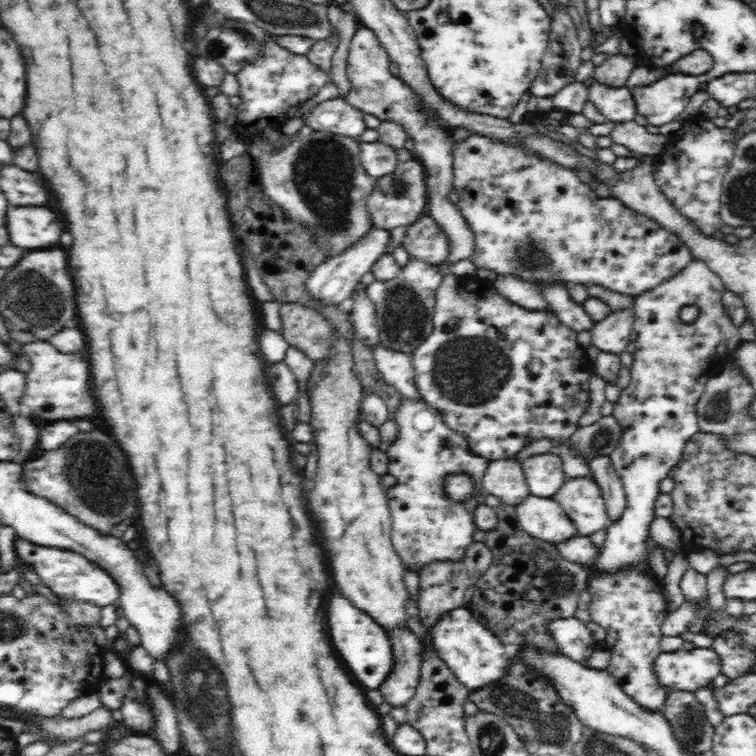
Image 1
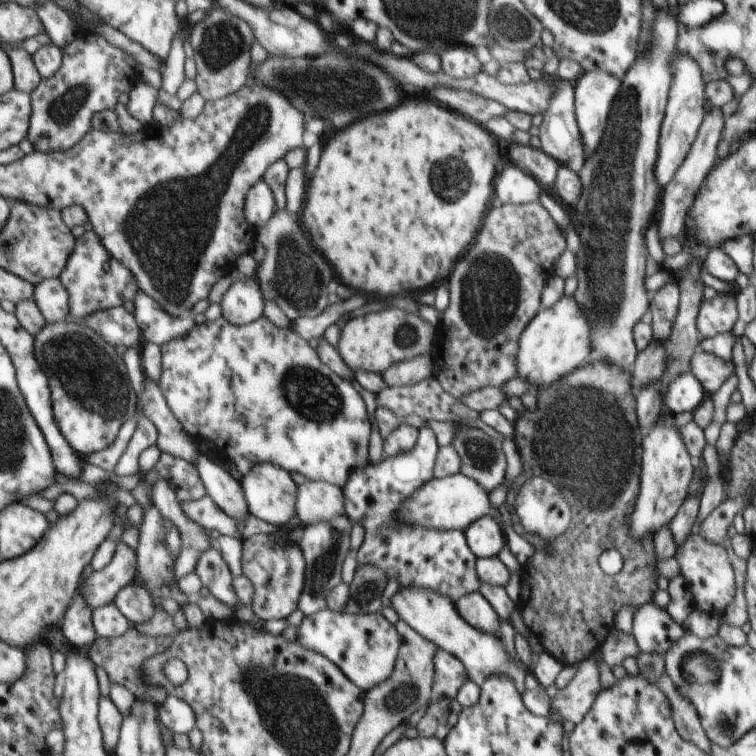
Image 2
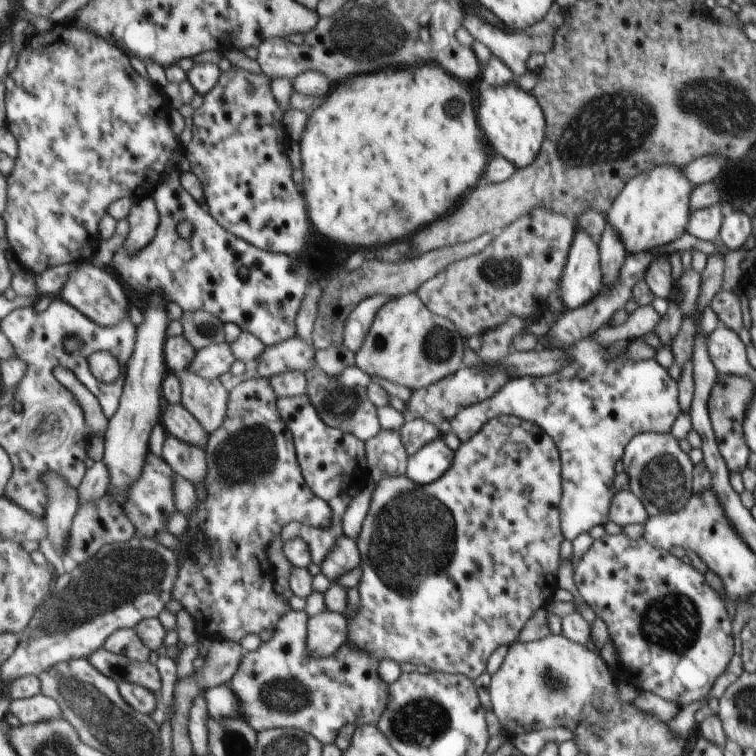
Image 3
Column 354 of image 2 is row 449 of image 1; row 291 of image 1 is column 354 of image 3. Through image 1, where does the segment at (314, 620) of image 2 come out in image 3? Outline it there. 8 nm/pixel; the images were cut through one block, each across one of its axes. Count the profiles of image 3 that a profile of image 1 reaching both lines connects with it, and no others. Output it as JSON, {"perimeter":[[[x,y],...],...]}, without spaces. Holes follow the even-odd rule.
{"perimeter":[[[293,610],[285,614],[267,641],[261,641],[257,650],[243,652],[235,674],[228,680],[227,688],[237,698],[235,702],[239,704],[240,718],[252,729],[297,728],[311,734],[322,745],[328,745],[334,742],[337,731],[346,724],[376,726],[388,706],[389,686],[377,674],[379,660],[367,656],[351,644],[345,643],[331,656],[309,656],[305,648],[308,617],[306,610]]]}

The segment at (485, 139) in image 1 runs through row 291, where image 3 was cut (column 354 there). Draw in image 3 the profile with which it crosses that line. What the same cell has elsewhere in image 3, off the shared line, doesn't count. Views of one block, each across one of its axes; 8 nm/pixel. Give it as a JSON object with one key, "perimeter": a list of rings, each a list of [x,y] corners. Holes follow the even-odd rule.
{"perimeter":[[[495,416],[489,419],[481,430],[473,435],[467,442],[459,443],[455,450],[453,464],[445,471],[440,479],[434,480],[431,484],[419,486],[412,480],[403,476],[387,476],[381,478],[371,492],[369,510],[361,523],[359,536],[355,541],[359,552],[359,567],[361,568],[361,580],[357,585],[359,595],[359,606],[357,612],[348,618],[348,631],[346,643],[355,646],[357,650],[365,652],[367,656],[375,660],[391,659],[399,664],[413,664],[413,666],[425,666],[430,671],[437,671],[441,674],[462,674],[469,680],[475,680],[479,674],[486,671],[486,662],[491,653],[501,642],[501,646],[510,647],[511,642],[519,636],[525,620],[545,606],[545,602],[555,592],[555,570],[557,570],[557,558],[559,558],[559,544],[563,533],[559,526],[560,496],[563,494],[563,478],[560,474],[560,462],[557,460],[557,450],[553,440],[548,433],[539,428],[533,422],[521,420],[516,416]],[[459,526],[459,548],[455,550],[455,532]],[[455,560],[455,562],[453,562]],[[449,564],[455,564],[455,578]],[[431,580],[453,580],[453,582],[431,582]],[[547,586],[547,588],[545,588]],[[553,586],[553,588],[549,588]],[[507,642],[507,644],[505,644]]]}

